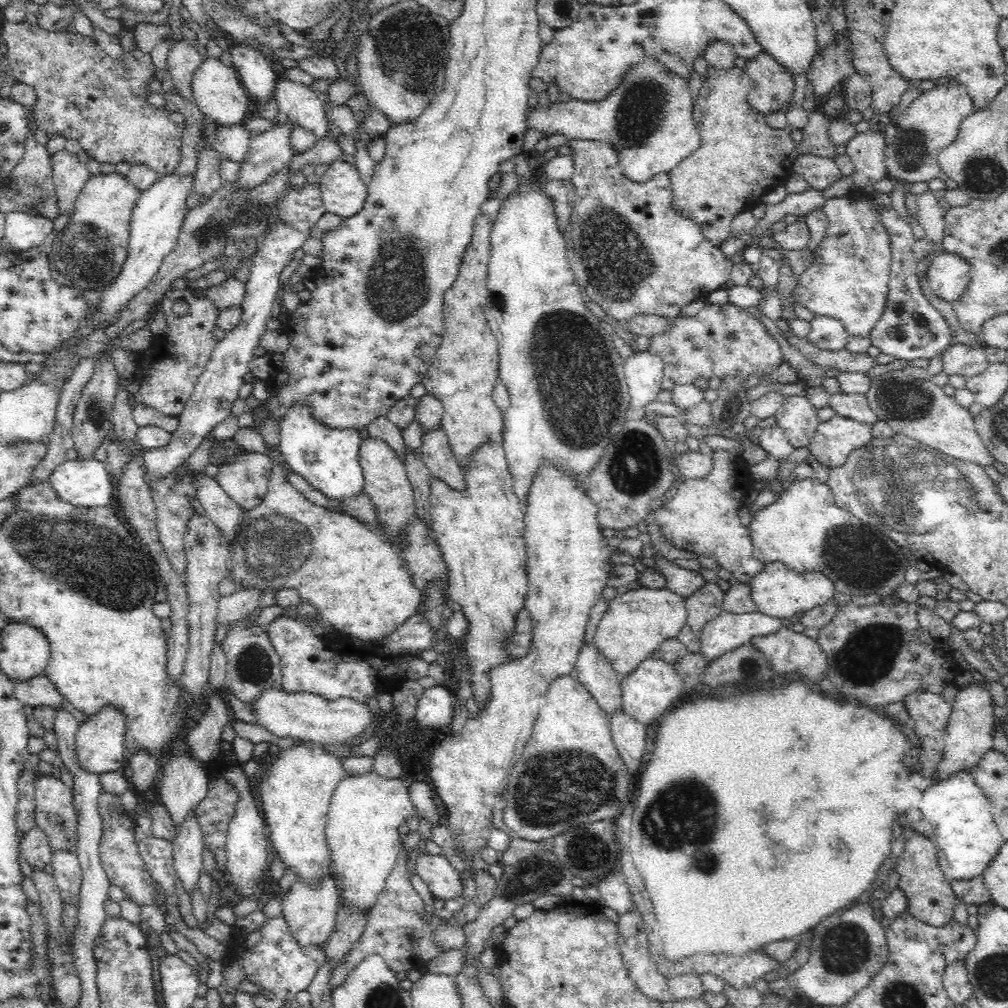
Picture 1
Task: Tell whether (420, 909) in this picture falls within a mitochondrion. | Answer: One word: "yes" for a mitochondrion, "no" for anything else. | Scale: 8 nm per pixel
no

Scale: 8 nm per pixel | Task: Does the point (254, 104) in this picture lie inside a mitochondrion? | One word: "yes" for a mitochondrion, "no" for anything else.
no

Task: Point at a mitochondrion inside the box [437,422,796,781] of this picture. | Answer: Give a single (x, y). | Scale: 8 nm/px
(634, 467)

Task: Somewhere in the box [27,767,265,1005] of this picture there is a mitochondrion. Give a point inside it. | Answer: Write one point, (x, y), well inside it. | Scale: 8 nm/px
(57, 821)

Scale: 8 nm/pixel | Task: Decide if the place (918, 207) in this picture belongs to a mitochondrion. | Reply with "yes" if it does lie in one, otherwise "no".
no

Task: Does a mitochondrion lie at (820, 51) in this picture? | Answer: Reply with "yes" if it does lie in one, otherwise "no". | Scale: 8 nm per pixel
no

